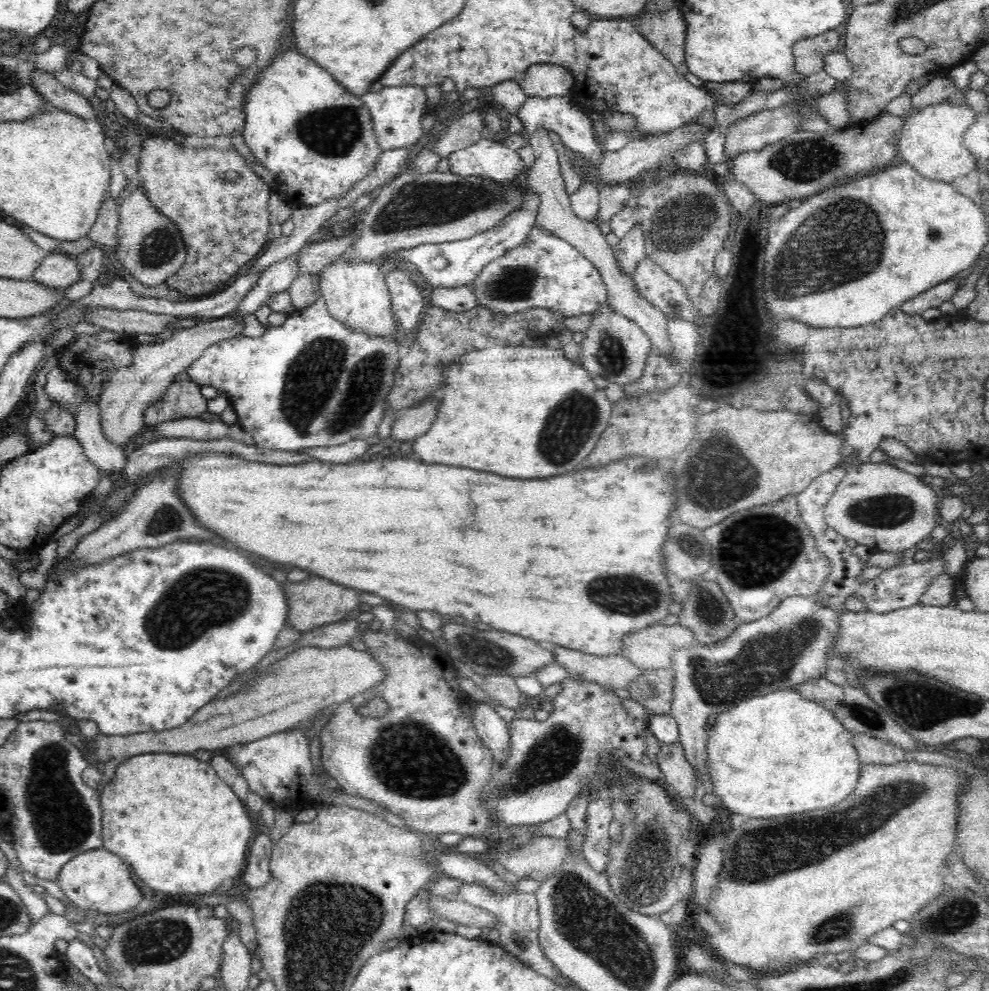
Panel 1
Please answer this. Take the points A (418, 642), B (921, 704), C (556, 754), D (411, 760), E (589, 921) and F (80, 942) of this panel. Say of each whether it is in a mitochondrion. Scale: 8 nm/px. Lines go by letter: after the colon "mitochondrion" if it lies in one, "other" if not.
A: other
B: mitochondrion
C: mitochondrion
D: mitochondrion
E: mitochondrion
F: other

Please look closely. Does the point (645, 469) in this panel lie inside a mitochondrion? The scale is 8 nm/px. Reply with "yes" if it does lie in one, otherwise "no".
yes

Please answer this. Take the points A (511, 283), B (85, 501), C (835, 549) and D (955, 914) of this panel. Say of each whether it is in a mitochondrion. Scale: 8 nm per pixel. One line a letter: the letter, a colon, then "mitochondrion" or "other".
A: mitochondrion
B: other
C: other
D: mitochondrion

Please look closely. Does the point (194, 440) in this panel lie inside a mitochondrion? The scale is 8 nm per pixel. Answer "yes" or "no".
no

